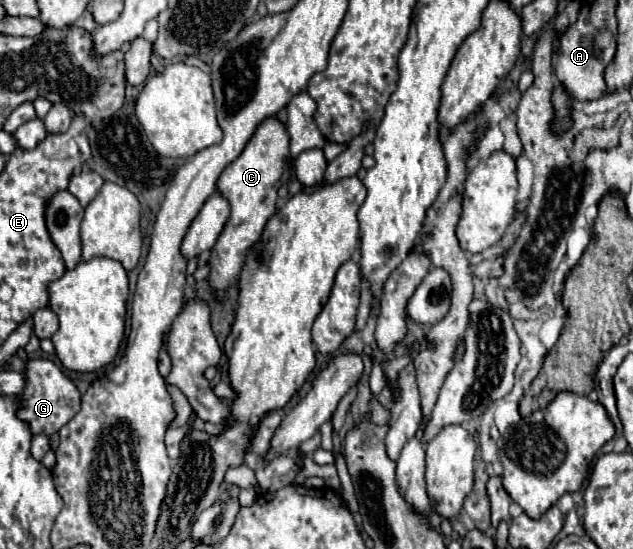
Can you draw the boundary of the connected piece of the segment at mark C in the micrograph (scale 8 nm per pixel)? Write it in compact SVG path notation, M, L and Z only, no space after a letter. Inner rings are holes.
M269 116L259 124L255 130L255 136L247 142L247 148L241 152L239 160L233 160L225 170L223 176L219 176L217 190L229 200L231 204L231 216L213 246L213 254L209 258L211 274L209 282L219 294L231 294L237 296L237 290L231 286L237 282L239 268L243 266L245 254L255 244L265 228L265 222L275 214L275 202L277 202L277 190L281 186L283 168L289 160L289 134L285 124L277 116ZM231 288L231 290L229 290ZM229 290L229 292L225 292Z

